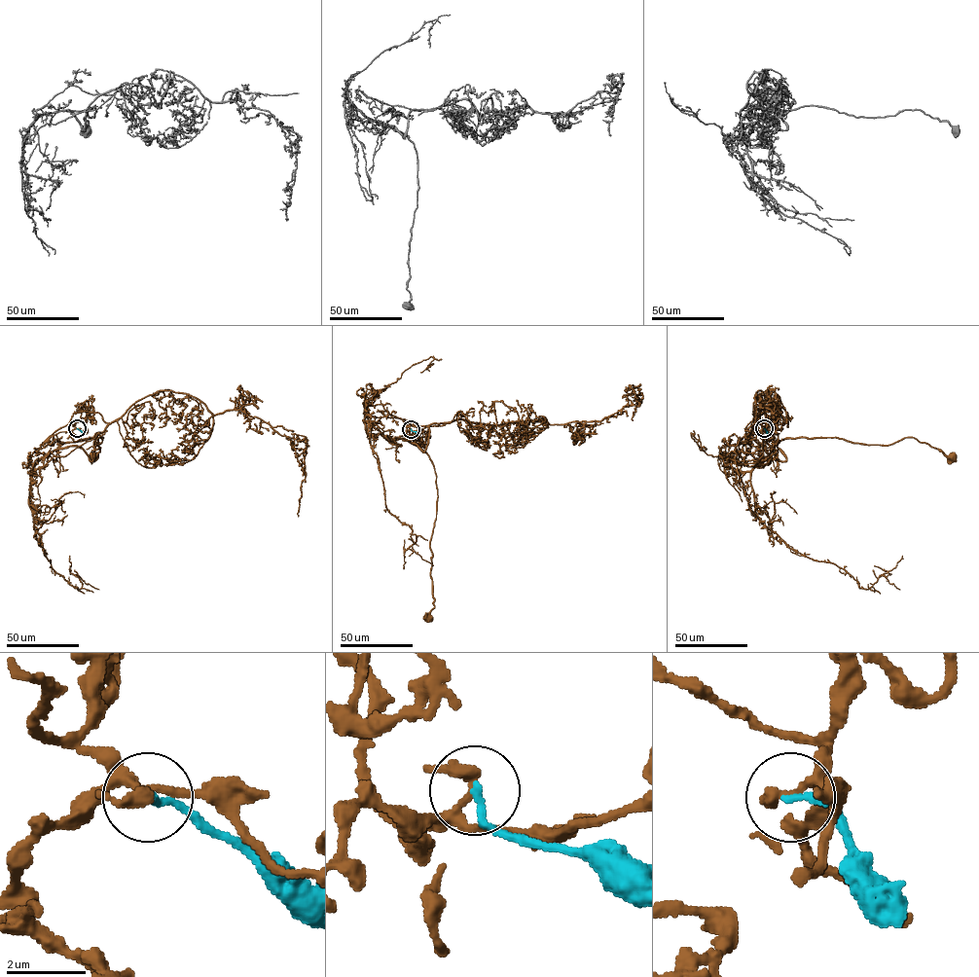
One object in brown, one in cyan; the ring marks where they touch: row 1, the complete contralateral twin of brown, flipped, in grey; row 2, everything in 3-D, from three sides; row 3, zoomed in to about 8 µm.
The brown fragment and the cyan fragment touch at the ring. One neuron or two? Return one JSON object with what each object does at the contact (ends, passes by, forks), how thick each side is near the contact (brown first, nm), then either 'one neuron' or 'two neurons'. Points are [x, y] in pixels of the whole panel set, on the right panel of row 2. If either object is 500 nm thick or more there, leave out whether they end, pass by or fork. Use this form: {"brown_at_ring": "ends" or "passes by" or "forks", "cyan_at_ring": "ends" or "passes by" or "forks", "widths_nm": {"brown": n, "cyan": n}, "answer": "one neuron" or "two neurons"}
{"brown_at_ring": "forks", "cyan_at_ring": "ends", "widths_nm": {"brown": 220, "cyan": 180}, "answer": "two neurons"}

